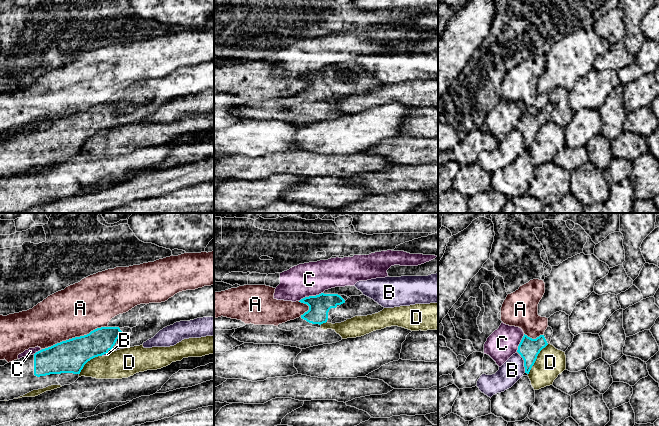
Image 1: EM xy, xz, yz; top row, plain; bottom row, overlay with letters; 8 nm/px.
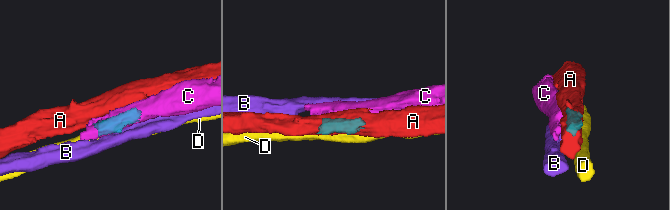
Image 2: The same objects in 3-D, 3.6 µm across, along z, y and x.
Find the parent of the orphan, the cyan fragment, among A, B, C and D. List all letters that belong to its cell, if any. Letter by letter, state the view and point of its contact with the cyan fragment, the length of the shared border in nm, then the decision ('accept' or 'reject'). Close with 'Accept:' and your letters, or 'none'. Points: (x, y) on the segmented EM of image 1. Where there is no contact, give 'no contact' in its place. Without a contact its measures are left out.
A: meets cyan in xy at (75, 337); contact 550 nm long; reject
B: meets cyan in yz at (524, 364); contact 140 nm long; reject
C: meets cyan in xz at (310, 296); contact 200 nm long; reject
D: meets cyan in yz at (536, 358); contact 300 nm long; reject
Accept: none

